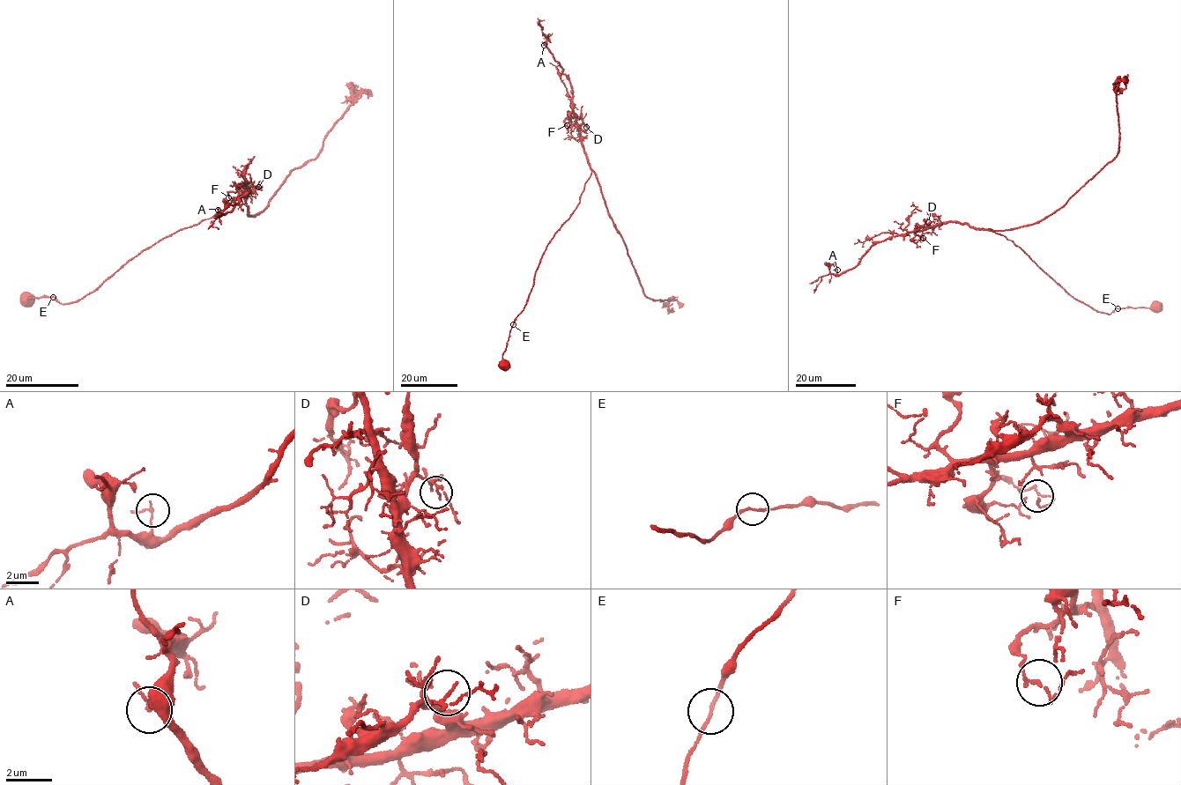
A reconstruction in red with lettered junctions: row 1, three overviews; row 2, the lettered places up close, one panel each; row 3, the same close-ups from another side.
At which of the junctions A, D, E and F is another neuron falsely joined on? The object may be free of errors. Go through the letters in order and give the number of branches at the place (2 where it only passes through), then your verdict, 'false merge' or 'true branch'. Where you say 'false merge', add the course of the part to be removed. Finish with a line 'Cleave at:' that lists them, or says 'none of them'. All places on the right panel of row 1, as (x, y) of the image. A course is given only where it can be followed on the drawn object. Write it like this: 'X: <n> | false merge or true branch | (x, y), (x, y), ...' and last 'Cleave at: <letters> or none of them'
A: 2 | true branch
D: 2 | true branch
E: 2 | true branch
F: 2 | true branch
Cleave at: none of them

